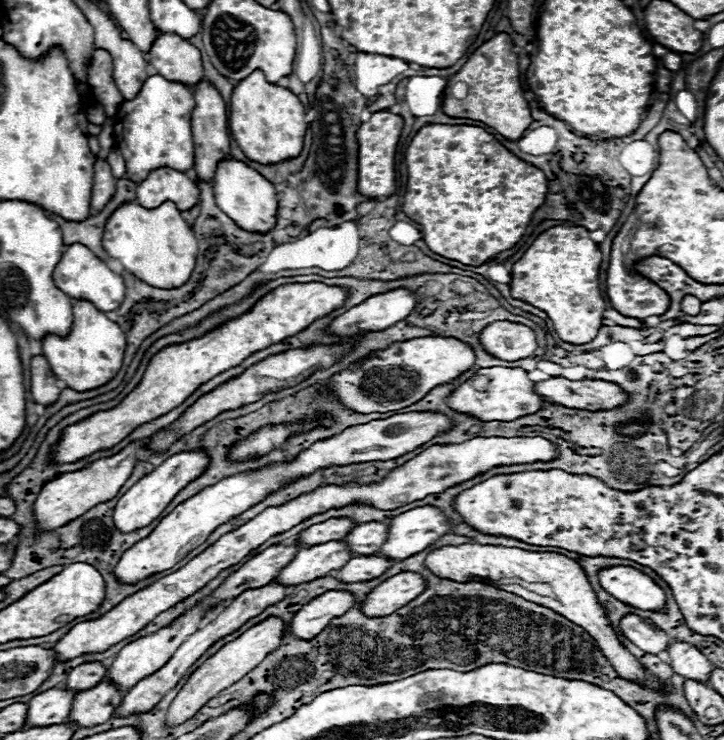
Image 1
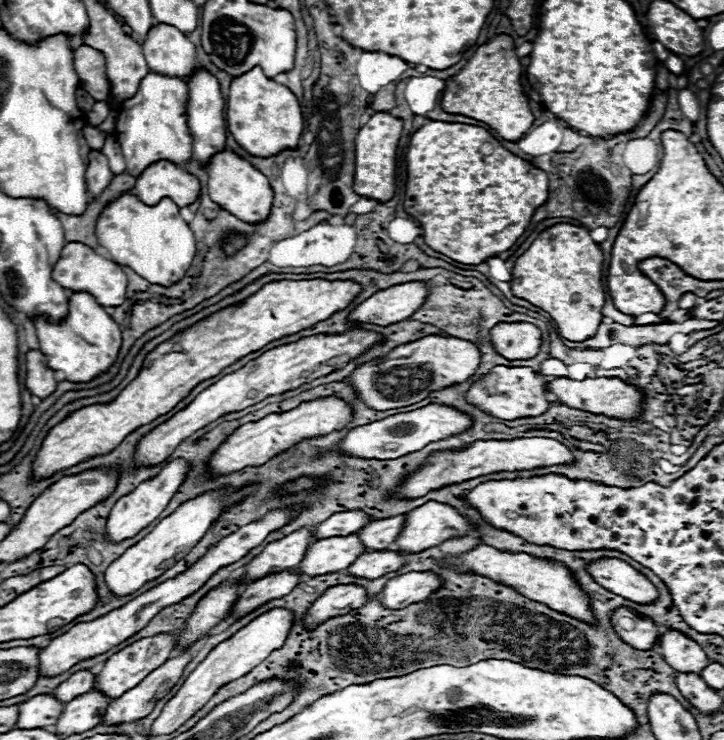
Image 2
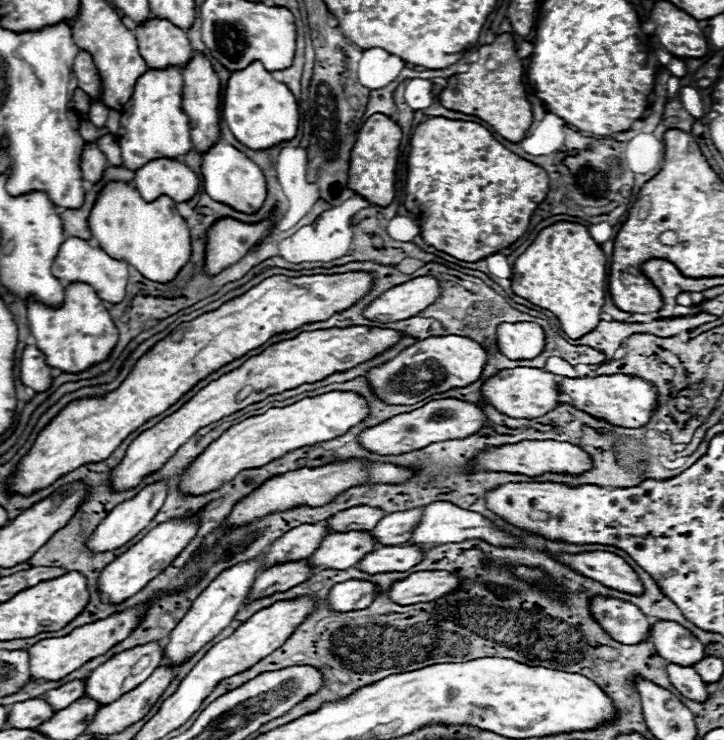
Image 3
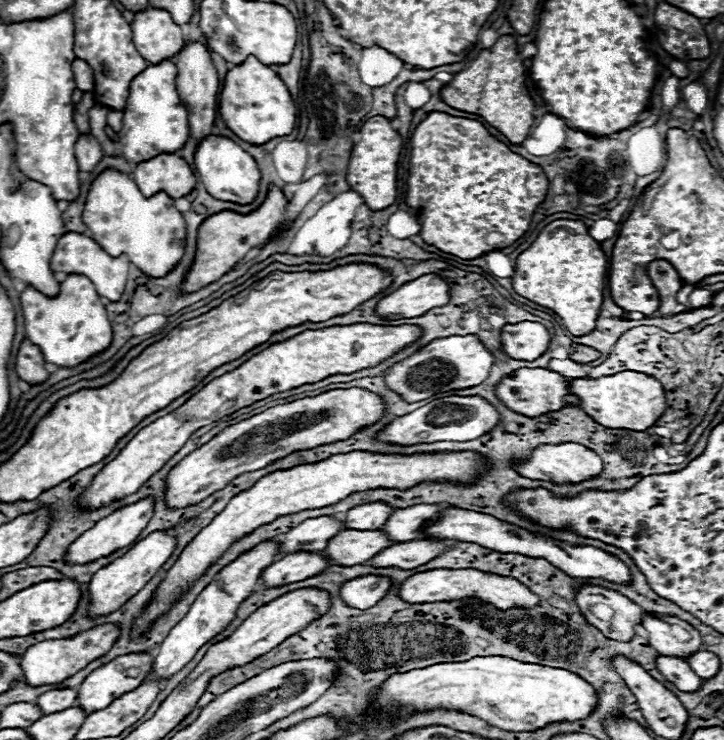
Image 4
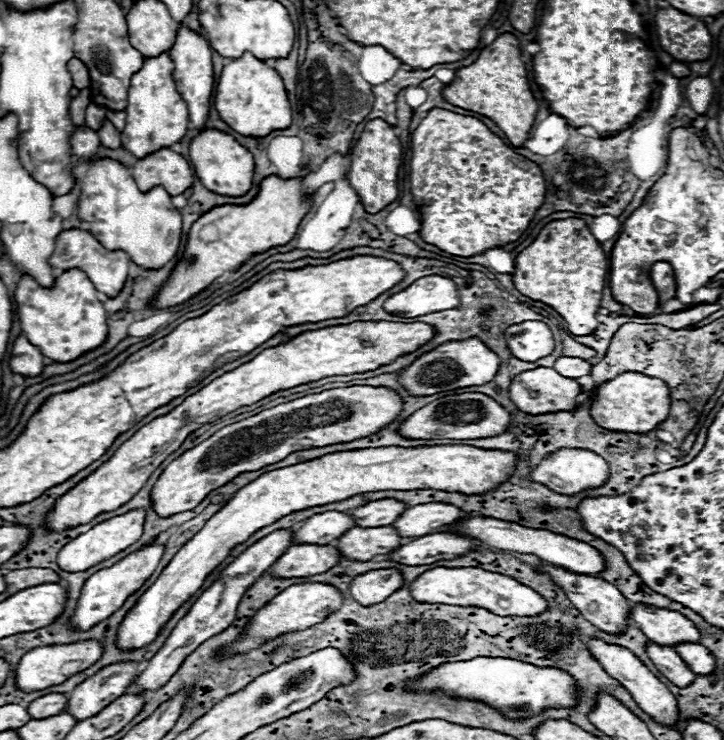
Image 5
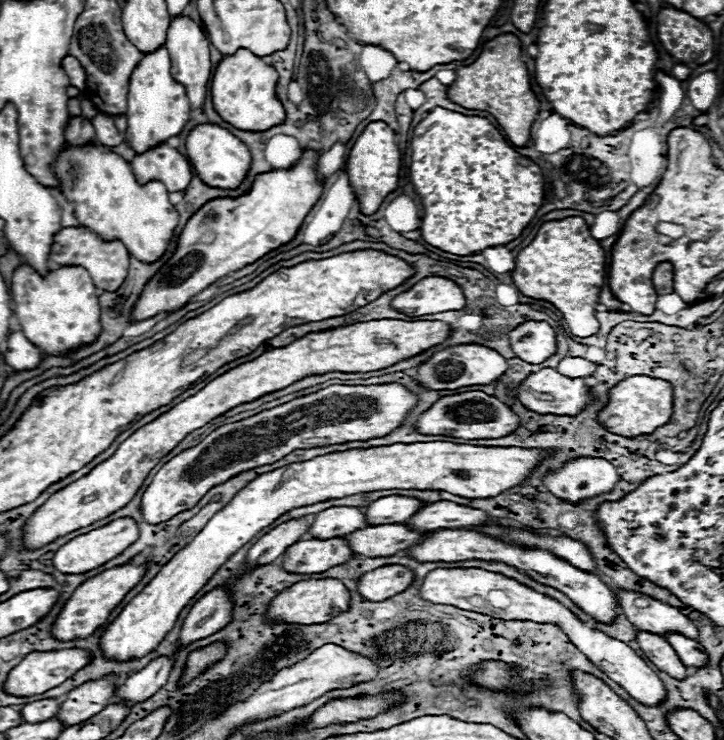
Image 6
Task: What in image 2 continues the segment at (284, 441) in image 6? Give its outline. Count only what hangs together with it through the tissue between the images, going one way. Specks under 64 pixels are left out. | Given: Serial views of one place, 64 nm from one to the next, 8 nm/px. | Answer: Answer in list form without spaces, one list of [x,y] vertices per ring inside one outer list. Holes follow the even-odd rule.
[[[332,396],[322,398],[322,400],[314,400],[314,402],[304,402],[296,410],[290,410],[284,414],[270,414],[258,422],[250,422],[250,424],[240,426],[214,454],[214,458],[210,462],[212,472],[214,474],[230,474],[230,472],[242,470],[246,466],[260,466],[266,460],[270,460],[272,456],[288,450],[290,446],[294,446],[306,438],[314,438],[314,436],[342,430],[350,420],[352,420],[350,406],[338,398],[332,398]]]

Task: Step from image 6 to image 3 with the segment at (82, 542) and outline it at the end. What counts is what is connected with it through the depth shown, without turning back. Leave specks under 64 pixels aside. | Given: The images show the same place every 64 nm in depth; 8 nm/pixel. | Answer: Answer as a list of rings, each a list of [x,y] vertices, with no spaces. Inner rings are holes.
[[[154,482],[154,484],[144,486],[134,498],[120,502],[120,504],[100,522],[100,526],[96,528],[96,532],[94,532],[92,538],[88,540],[88,546],[90,546],[94,552],[104,552],[104,550],[120,548],[120,546],[126,544],[128,540],[132,540],[136,534],[140,534],[140,532],[154,520],[154,516],[158,514],[158,510],[162,508],[162,504],[164,504],[164,500],[166,500],[166,494],[168,494],[166,482]]]

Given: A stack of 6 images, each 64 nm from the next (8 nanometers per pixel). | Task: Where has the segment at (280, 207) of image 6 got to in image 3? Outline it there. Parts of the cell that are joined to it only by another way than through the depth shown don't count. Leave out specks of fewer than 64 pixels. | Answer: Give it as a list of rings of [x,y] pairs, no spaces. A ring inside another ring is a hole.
[[[228,218],[220,220],[220,224],[214,224],[208,232],[206,272],[212,276],[240,260],[262,238],[266,226],[266,222],[250,226]]]

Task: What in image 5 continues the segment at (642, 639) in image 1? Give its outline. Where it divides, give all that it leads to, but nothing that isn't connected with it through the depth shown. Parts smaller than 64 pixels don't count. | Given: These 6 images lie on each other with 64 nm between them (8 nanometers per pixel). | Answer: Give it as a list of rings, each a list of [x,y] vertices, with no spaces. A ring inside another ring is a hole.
[[[540,562],[540,566],[554,580],[560,580],[560,586],[564,588],[564,592],[568,594],[568,598],[572,600],[572,604],[580,610],[580,614],[590,624],[594,624],[596,628],[600,628],[606,634],[622,634],[622,632],[626,632],[626,628],[628,628],[628,616],[630,616],[630,604],[628,604],[626,596],[616,586],[612,586],[612,584],[600,580],[600,578],[594,578],[594,576],[576,576],[572,572],[564,572],[562,568],[556,568],[556,566],[544,564],[544,562]]]

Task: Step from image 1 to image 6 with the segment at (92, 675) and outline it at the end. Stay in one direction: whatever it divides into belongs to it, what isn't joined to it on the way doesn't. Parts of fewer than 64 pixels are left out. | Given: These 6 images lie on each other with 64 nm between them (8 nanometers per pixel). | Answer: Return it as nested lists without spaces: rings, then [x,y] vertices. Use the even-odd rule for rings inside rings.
[[[44,698],[44,700],[36,700],[36,702],[30,702],[22,708],[22,716],[24,716],[24,722],[44,722],[44,720],[50,720],[58,714],[60,710],[60,700],[58,698]]]

